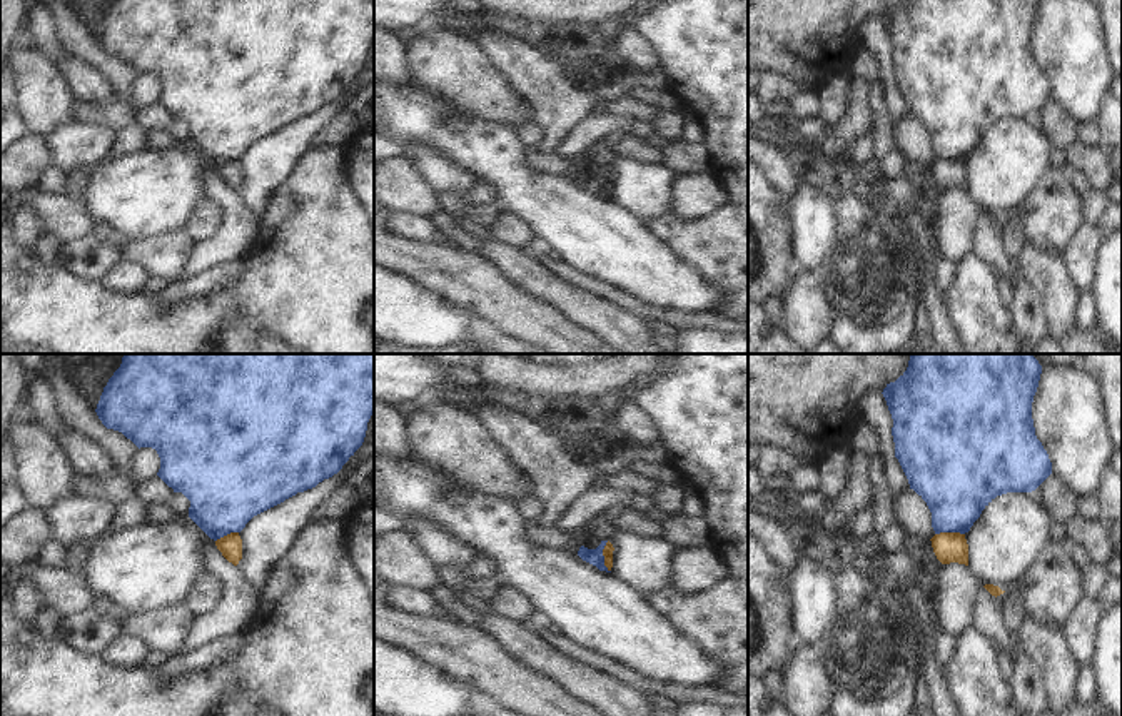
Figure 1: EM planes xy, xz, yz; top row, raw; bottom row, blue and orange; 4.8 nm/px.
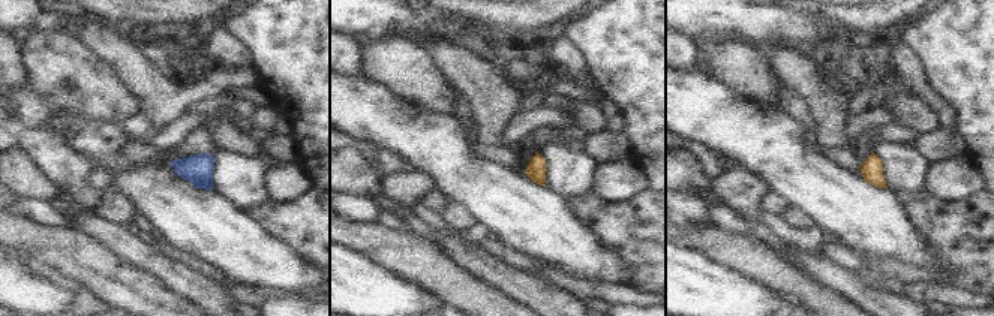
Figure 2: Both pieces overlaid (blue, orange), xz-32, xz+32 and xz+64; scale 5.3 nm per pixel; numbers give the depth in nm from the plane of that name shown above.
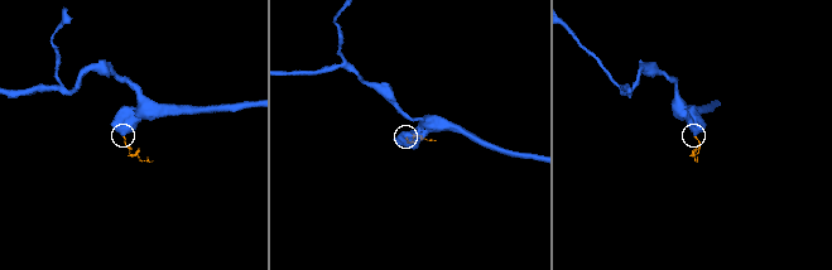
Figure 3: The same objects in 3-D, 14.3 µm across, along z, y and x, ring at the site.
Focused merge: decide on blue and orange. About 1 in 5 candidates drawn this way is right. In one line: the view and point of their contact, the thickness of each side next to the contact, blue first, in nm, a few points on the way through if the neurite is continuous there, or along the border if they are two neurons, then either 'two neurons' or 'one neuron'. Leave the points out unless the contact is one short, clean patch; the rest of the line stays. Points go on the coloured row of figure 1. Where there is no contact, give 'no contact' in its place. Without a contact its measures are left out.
meets blue in xz at (603, 556); 80 nm thick on the blue side, 50 nm on the other; border along xz (608, 541), (603, 549), (603, 564), (610, 571); two neurons

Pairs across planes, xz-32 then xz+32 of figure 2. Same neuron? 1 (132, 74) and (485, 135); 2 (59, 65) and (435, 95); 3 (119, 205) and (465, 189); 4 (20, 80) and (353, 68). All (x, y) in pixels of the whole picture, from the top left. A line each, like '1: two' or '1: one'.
1: one
2: one
3: two
4: one

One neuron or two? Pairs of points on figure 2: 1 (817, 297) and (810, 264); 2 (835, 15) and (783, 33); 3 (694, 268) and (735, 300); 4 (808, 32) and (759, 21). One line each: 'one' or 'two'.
1: two
2: two
3: one
4: one

